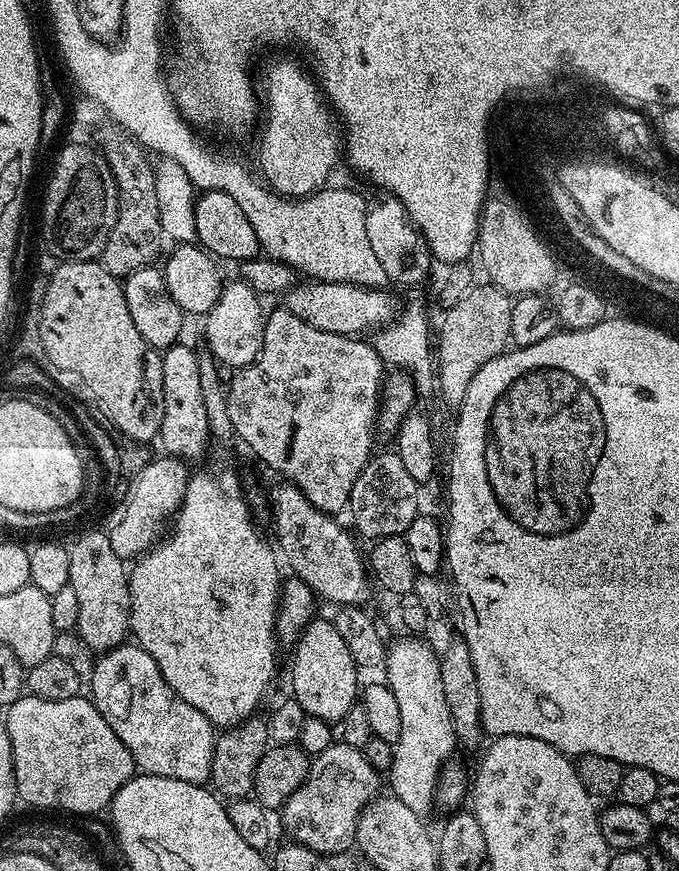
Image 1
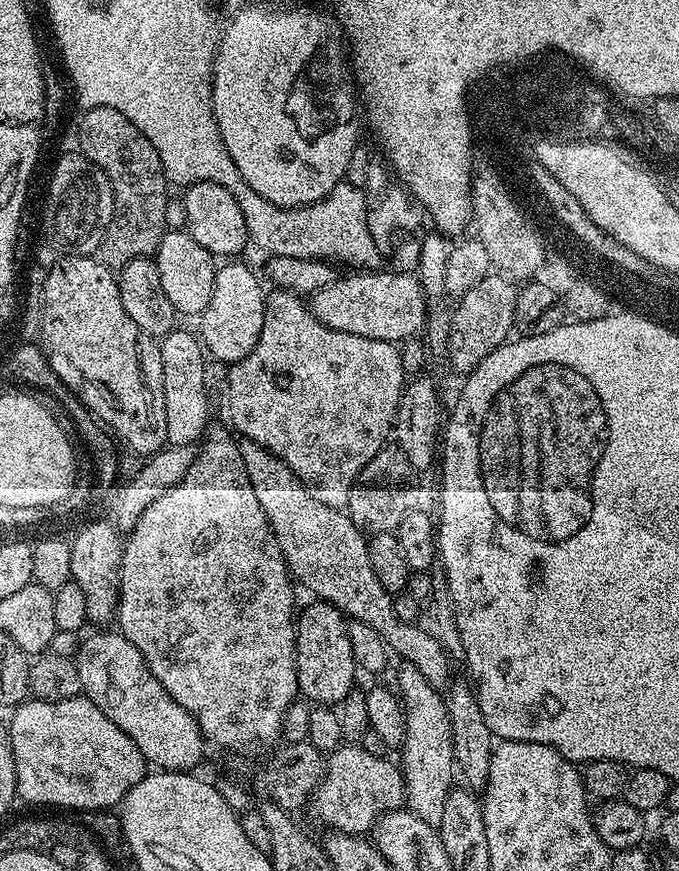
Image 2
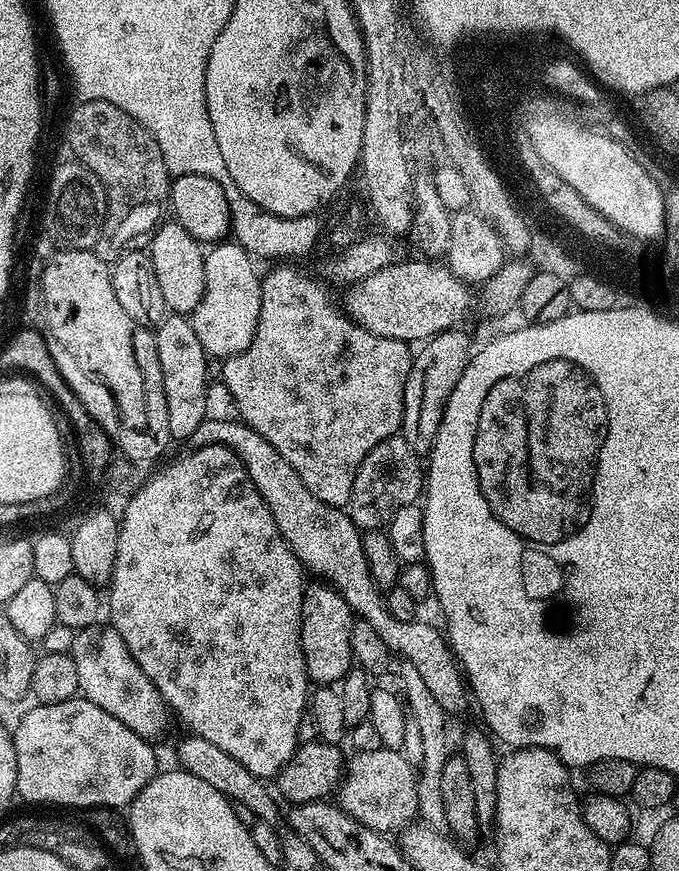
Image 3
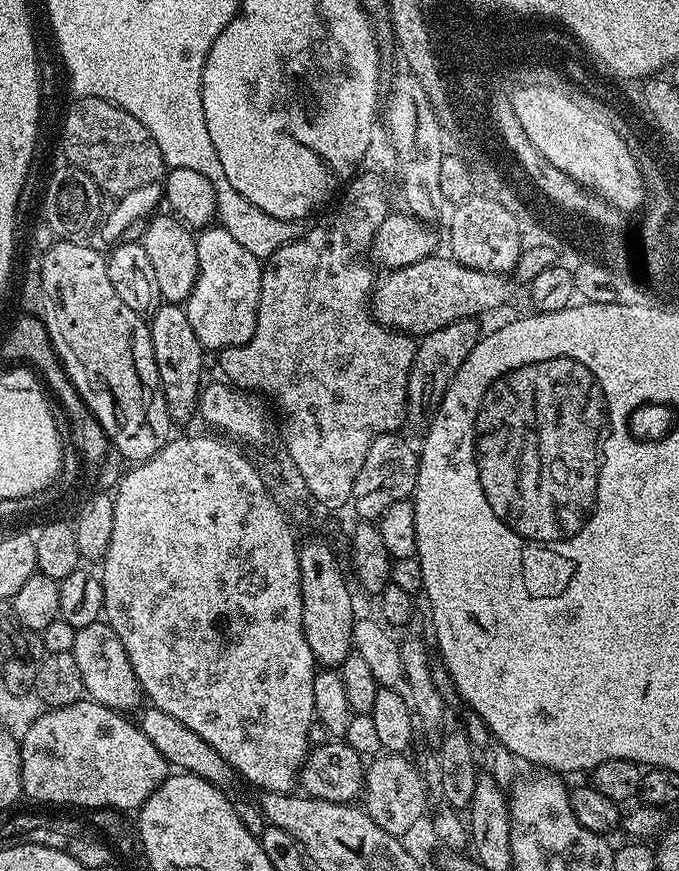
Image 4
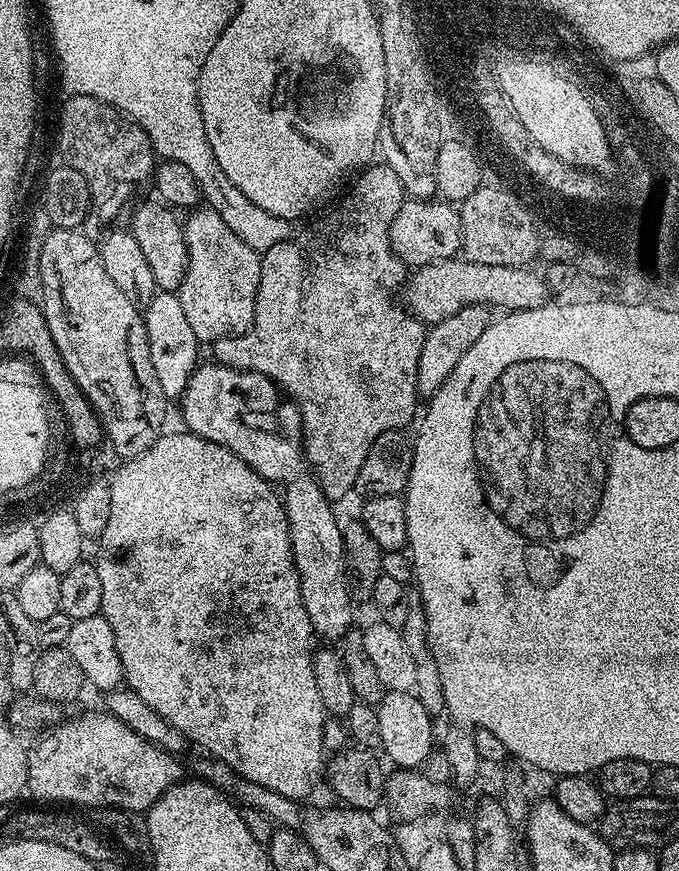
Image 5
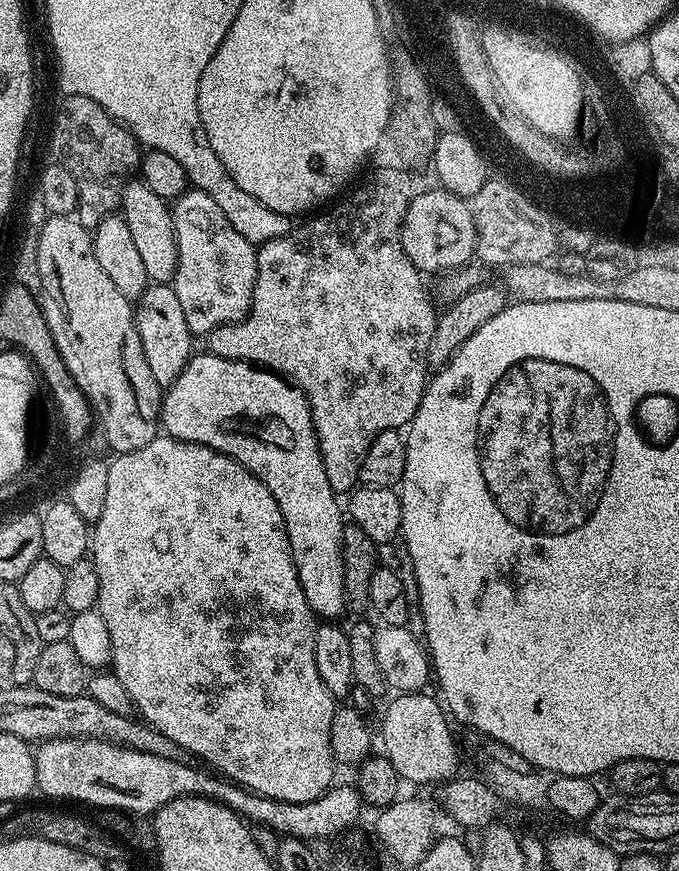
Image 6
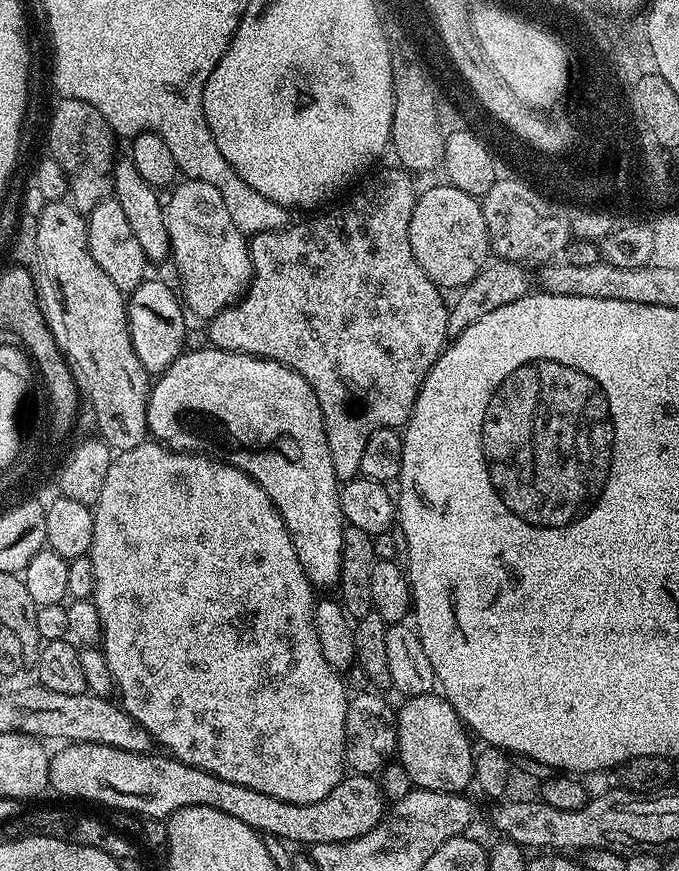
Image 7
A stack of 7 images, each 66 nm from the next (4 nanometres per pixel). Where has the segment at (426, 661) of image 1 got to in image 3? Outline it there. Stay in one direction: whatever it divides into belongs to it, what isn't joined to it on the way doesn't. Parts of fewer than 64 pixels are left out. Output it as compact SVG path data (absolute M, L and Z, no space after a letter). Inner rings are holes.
M404 668L404 692L403 699L406 701L407 711L410 713L414 732L420 735L420 752L424 755L424 774L419 777L417 786L418 794L418 816L429 828L443 829L446 825L446 810L442 806L442 766L446 766L450 749L448 749L448 724L446 715L438 701L430 694L428 687L418 676L416 669Z

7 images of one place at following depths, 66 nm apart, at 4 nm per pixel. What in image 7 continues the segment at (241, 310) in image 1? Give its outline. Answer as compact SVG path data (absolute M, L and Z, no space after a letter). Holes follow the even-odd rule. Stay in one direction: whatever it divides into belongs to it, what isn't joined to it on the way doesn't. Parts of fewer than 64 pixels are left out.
M184 178L171 189L171 192L172 197L164 204L164 221L172 247L171 261L176 262L181 274L184 275L182 303L191 315L193 312L194 315L201 316L201 321L207 322L236 303L248 289L248 284L252 280L250 240L238 230L238 226L234 226L230 213L226 210L226 202L222 202L222 194L214 186L210 186L210 182Z

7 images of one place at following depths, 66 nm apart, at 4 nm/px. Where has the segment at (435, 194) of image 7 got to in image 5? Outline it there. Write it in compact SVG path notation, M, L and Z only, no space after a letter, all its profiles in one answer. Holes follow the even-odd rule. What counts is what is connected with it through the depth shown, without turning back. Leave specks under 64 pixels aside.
M408 198L398 214L394 214L394 222L390 226L390 246L403 264L415 270L424 264L453 259L461 251L460 227L459 211L451 203L436 198Z

